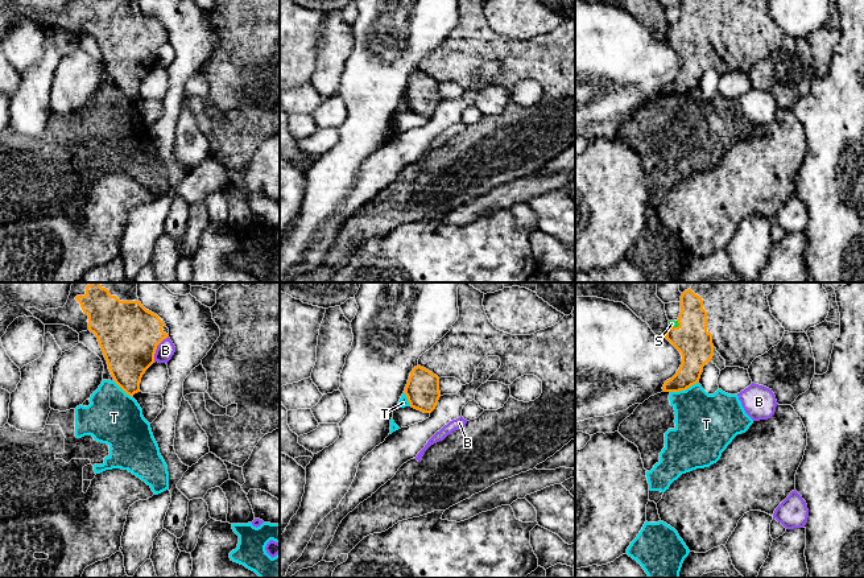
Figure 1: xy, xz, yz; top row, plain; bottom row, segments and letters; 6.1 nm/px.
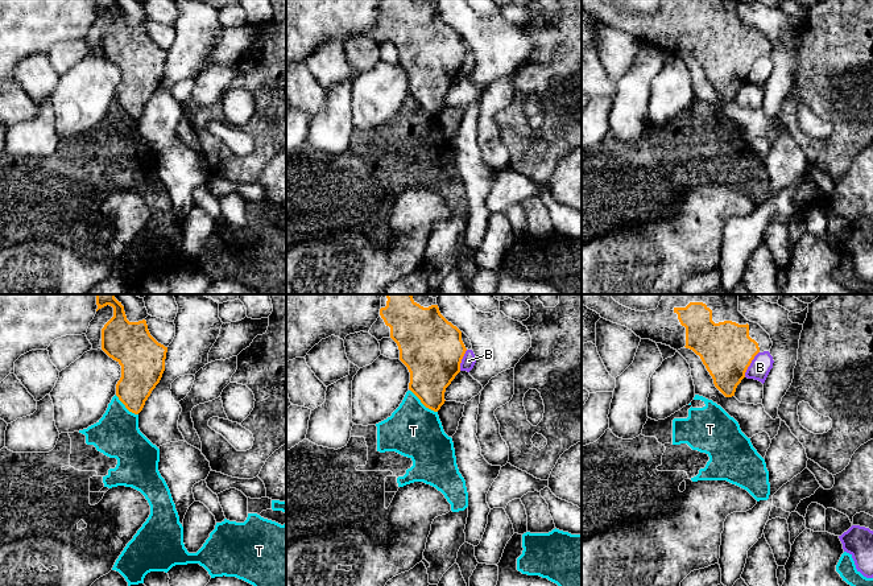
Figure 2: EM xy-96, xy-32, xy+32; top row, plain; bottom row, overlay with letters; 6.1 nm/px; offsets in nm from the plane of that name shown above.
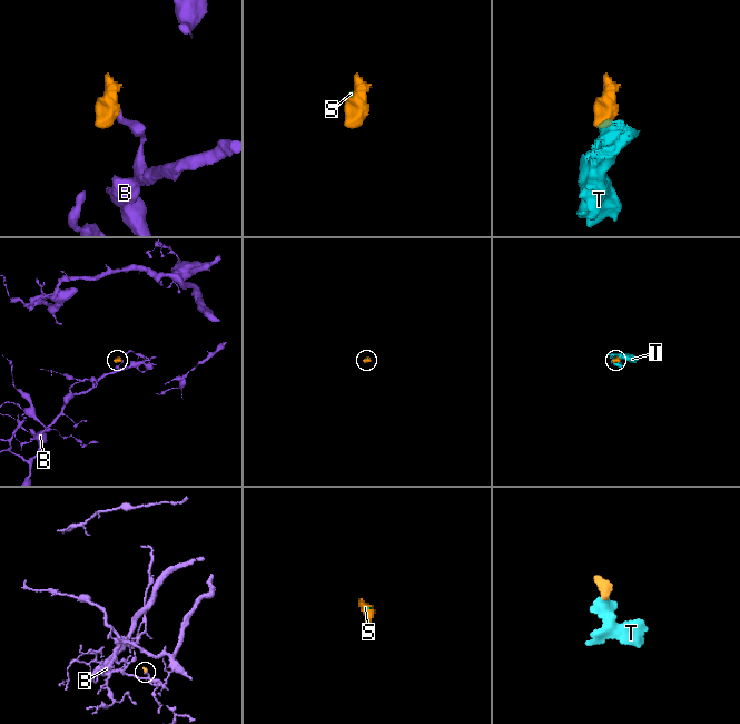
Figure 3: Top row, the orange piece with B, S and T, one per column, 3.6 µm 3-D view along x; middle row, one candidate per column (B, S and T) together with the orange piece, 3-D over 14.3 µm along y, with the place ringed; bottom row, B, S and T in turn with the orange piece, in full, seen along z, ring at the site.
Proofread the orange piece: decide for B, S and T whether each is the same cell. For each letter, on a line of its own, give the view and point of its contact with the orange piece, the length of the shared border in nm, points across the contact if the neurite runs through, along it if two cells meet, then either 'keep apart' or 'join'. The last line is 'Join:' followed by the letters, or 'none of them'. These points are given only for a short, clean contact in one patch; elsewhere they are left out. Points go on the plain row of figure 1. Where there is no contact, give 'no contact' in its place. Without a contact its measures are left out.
B: xy (156, 53) | 190 nm | along xy (168, 40), (157, 50), (153, 66) | keep apart
S: yz (676, 32) | 80 nm | across yz (690, 42), (676, 32), (672, 28) | join
T: yz (683, 94) | 190 nm | along yz (698, 86), (685, 94), (670, 96) | keep apart
Join: S

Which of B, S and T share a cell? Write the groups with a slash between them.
B / S / T

